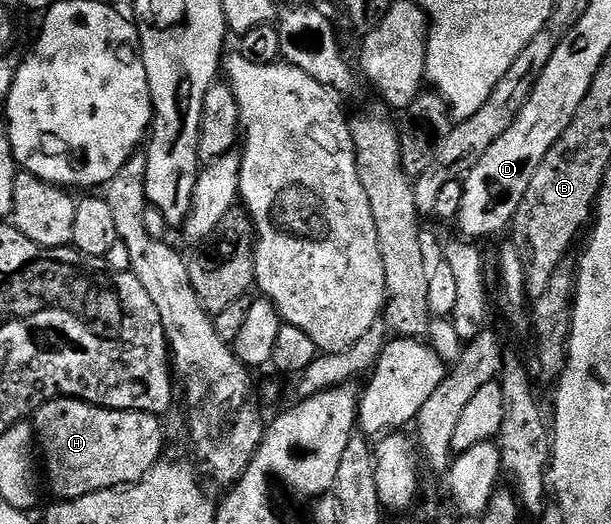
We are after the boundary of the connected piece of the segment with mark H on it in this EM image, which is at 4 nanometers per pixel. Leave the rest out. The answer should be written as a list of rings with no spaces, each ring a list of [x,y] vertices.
[[[62,397],[47,401],[34,411],[31,422],[43,460],[44,478],[45,475],[49,478],[50,489],[61,501],[138,483],[163,458],[162,420],[146,411],[120,411],[99,403]]]

